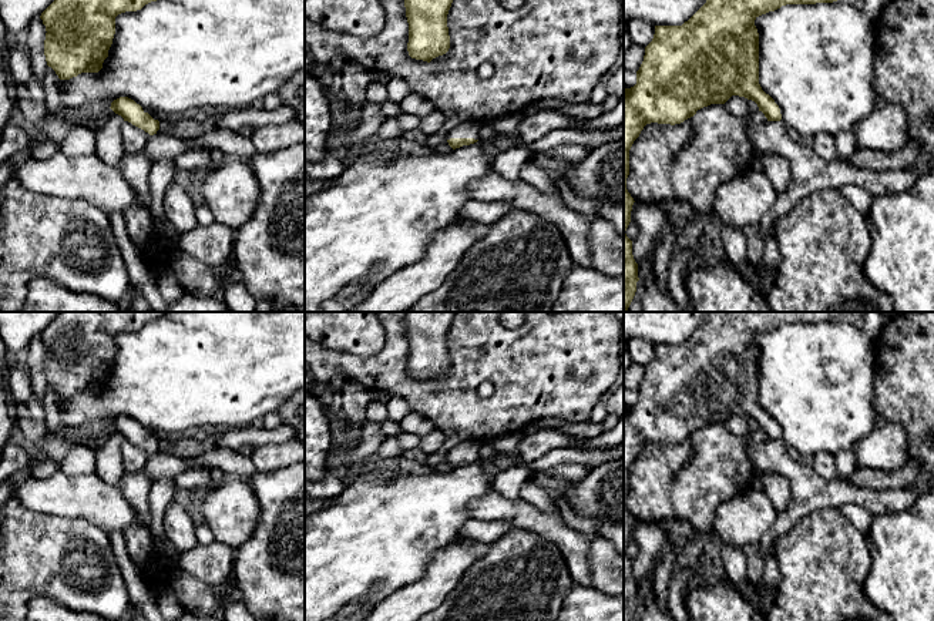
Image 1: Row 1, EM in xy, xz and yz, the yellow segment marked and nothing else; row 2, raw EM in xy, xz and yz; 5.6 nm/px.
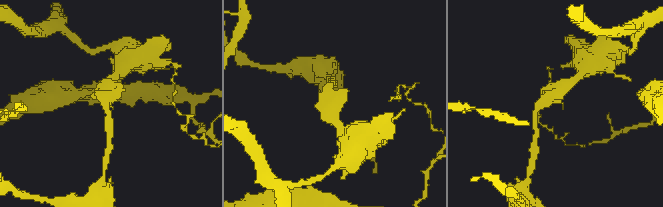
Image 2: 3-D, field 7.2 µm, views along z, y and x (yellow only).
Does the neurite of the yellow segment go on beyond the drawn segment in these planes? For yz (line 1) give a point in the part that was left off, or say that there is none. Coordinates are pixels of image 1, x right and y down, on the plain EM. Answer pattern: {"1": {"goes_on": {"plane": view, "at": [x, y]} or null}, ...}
{"1": {"goes_on": null}}

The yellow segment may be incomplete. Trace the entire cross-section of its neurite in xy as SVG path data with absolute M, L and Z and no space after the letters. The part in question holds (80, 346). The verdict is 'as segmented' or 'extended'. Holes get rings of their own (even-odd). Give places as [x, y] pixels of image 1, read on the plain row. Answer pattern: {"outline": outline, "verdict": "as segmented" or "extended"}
{"outline": "M60 312L41 332L46 345L44 375L60 399L70 399L81 392L98 392L115 353L115 336L125 330L141 329L159 319L165 312Z", "verdict": "as segmented"}

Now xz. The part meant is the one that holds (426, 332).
{"outline": "M407 312L407 370L411 377L430 382L450 367L447 333L456 312Z", "verdict": "as segmented"}

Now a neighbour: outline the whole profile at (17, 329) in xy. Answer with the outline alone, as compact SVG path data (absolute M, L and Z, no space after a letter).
M0 312L0 338L10 356L23 356L28 343L58 316L60 312Z

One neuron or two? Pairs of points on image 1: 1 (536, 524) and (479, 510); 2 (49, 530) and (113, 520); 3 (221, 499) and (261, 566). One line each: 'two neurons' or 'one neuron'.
1: one neuron
2: two neurons
3: two neurons

